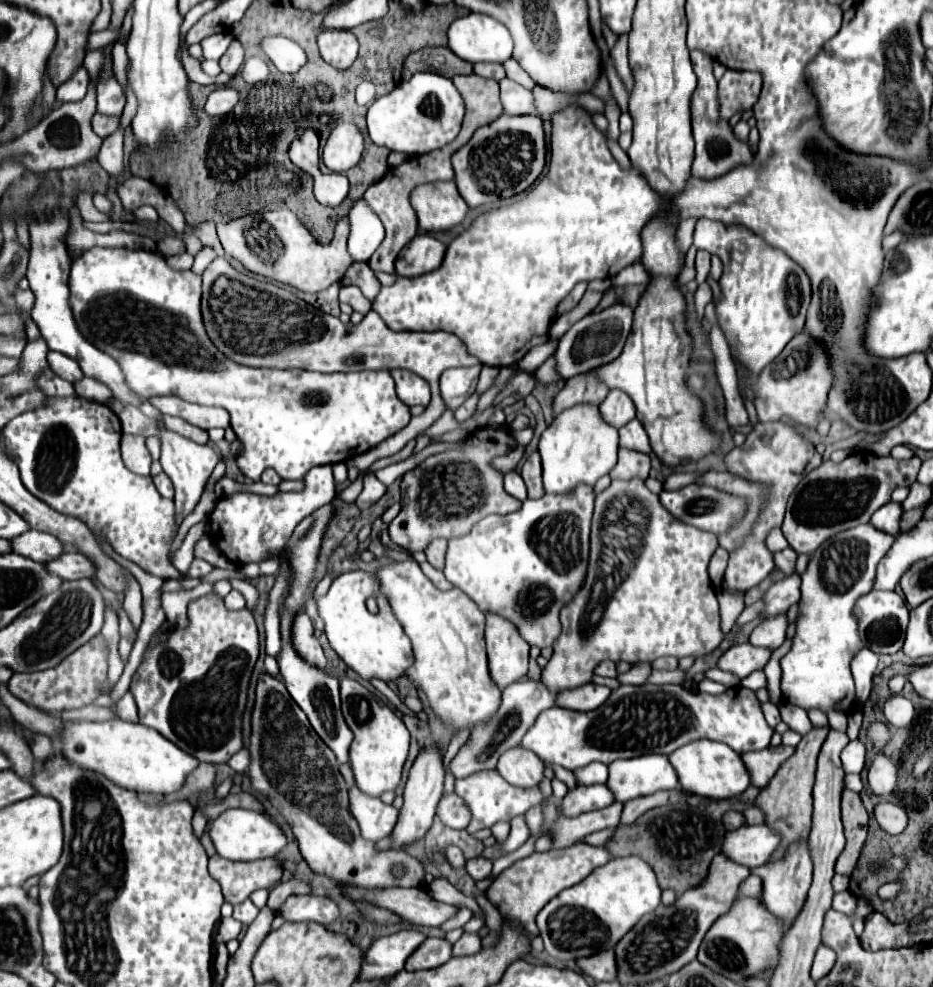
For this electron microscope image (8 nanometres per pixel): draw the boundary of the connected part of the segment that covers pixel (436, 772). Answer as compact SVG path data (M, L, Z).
M424 747L420 751L420 755L416 757L414 765L410 767L410 773L408 773L408 781L406 781L406 787L404 787L404 805L400 809L400 817L398 817L398 823L392 831L394 835L394 849L402 849L404 843L414 843L418 841L420 837L426 835L426 831L430 829L432 825L432 819L434 819L434 811L436 811L436 805L444 793L444 755L440 753L438 747Z

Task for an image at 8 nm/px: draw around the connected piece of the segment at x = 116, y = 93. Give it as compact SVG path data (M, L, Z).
M114 75L96 83L96 99L98 99L98 111L104 115L122 115L122 109L126 105L122 85Z

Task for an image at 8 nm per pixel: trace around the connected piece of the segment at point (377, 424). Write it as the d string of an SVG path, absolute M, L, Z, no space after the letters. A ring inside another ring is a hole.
M92 247L92 249L82 253L72 263L68 287L70 287L70 309L74 313L74 321L78 325L78 331L84 331L84 337L88 337L88 341L94 347L98 347L100 351L108 353L110 357L114 357L120 363L120 367L124 371L126 381L128 381L132 391L136 391L144 399L154 397L154 395L180 395L184 401L224 407L230 413L232 429L234 429L236 437L244 445L244 449L236 457L236 465L252 481L260 481L262 471L266 467L276 469L276 473L280 473L282 479L302 479L312 467L334 465L334 463L340 463L340 461L350 461L352 457L356 457L356 455L376 447L384 439L388 439L394 433L402 431L408 425L408 421L410 421L410 407L404 405L398 399L395 383L390 379L390 375L386 371L360 371L360 373L330 373L330 375L322 375L322 373L312 373L312 371L302 371L302 369L266 369L266 367L246 367L246 365L234 363L222 351L218 351L214 347L214 343L210 341L210 337L208 337L208 333L204 329L204 321L202 321L202 313L200 313L202 277L194 275L192 271L176 271L176 269L168 267L166 261L162 257L158 257L156 253L150 253L150 251L144 251L144 249L126 249L126 247Z

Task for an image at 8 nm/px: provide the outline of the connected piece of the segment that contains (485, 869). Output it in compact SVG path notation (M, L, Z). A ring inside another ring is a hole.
M474 857L466 861L466 871L472 879L486 879L492 871L492 861L484 857Z

